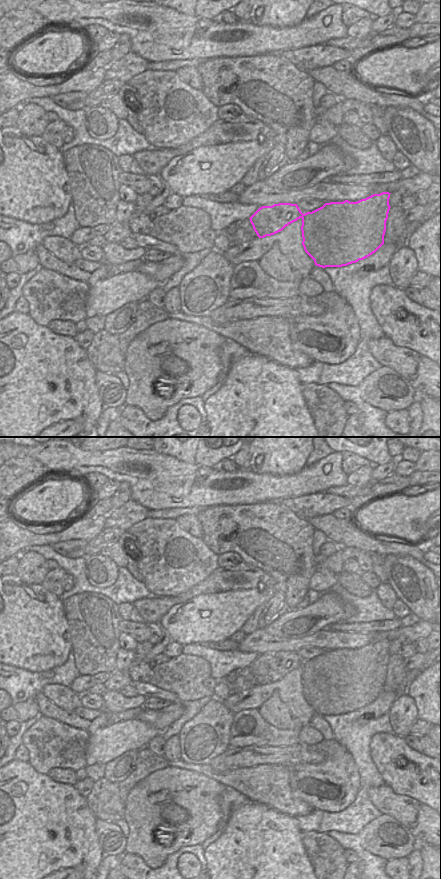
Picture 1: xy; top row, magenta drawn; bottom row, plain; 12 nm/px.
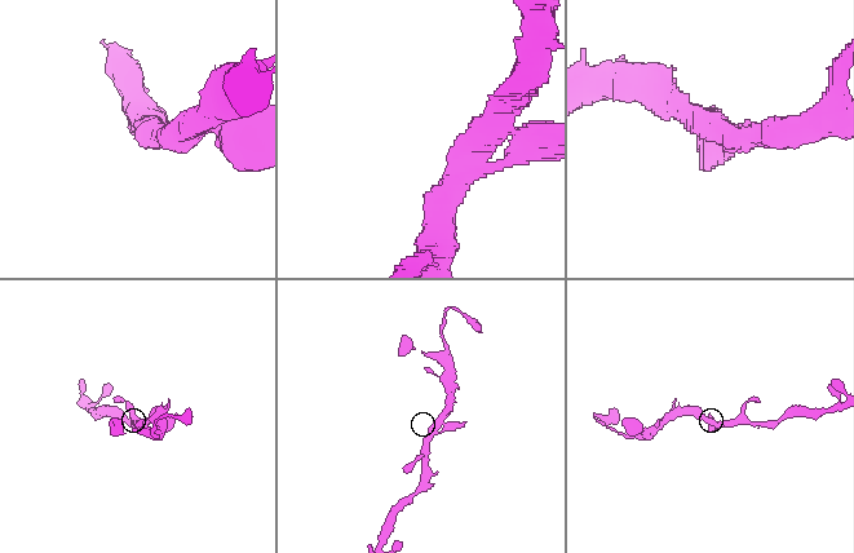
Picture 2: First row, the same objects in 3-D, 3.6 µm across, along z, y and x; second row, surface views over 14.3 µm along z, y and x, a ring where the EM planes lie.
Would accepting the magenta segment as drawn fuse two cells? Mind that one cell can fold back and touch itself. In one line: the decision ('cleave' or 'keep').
keep

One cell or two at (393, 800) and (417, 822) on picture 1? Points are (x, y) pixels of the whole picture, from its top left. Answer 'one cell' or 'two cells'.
one cell

